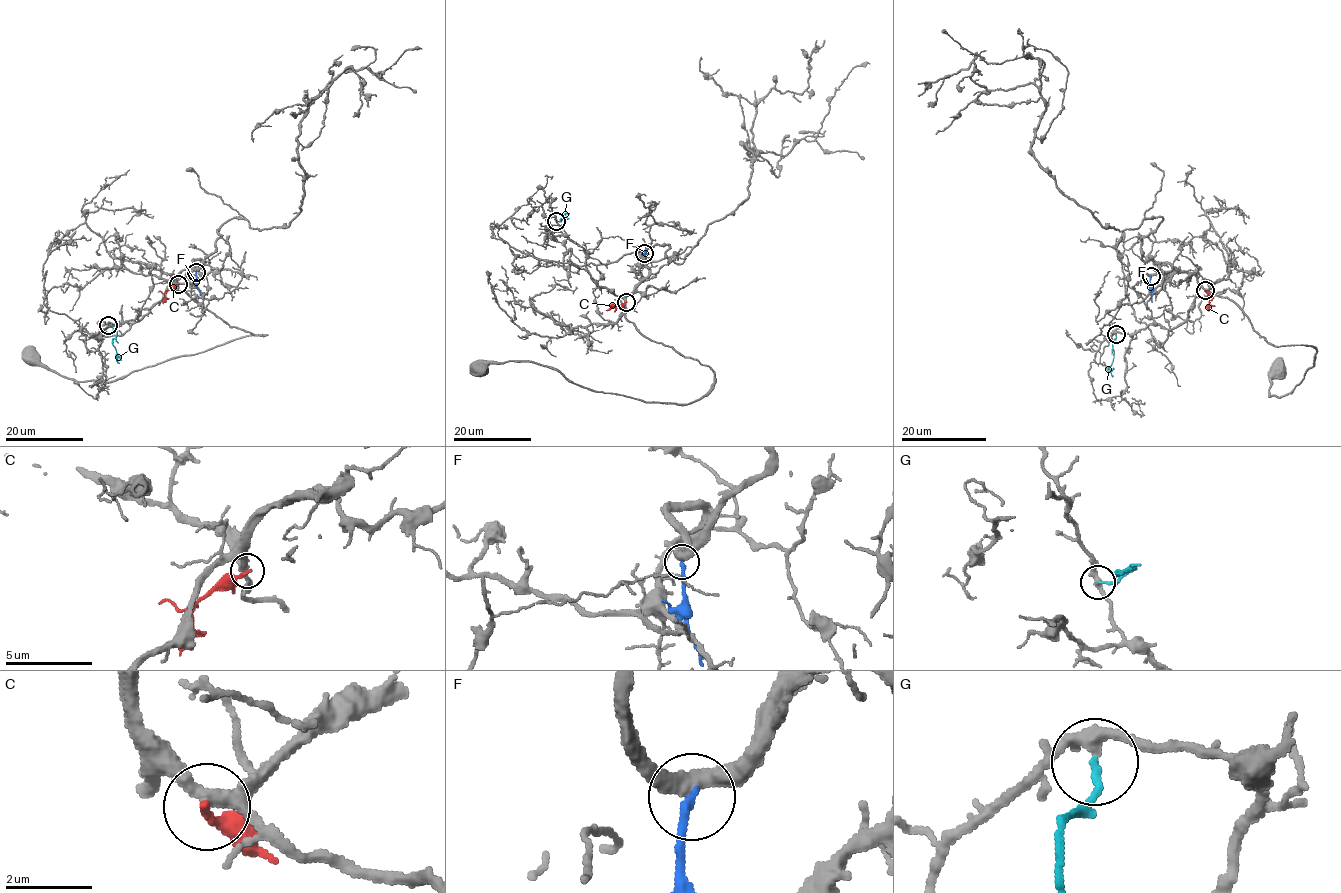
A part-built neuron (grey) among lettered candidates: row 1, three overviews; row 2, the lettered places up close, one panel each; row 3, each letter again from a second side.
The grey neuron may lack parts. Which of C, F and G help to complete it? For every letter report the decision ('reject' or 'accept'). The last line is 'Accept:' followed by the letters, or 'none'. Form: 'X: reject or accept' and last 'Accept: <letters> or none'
C: reject
F: reject
G: reject
Accept: none

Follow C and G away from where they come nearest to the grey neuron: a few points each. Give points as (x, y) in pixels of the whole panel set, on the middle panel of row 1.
C: (625, 302), (611, 306)
G: (556, 221), (564, 218), (560, 219), (564, 214), (568, 218)

